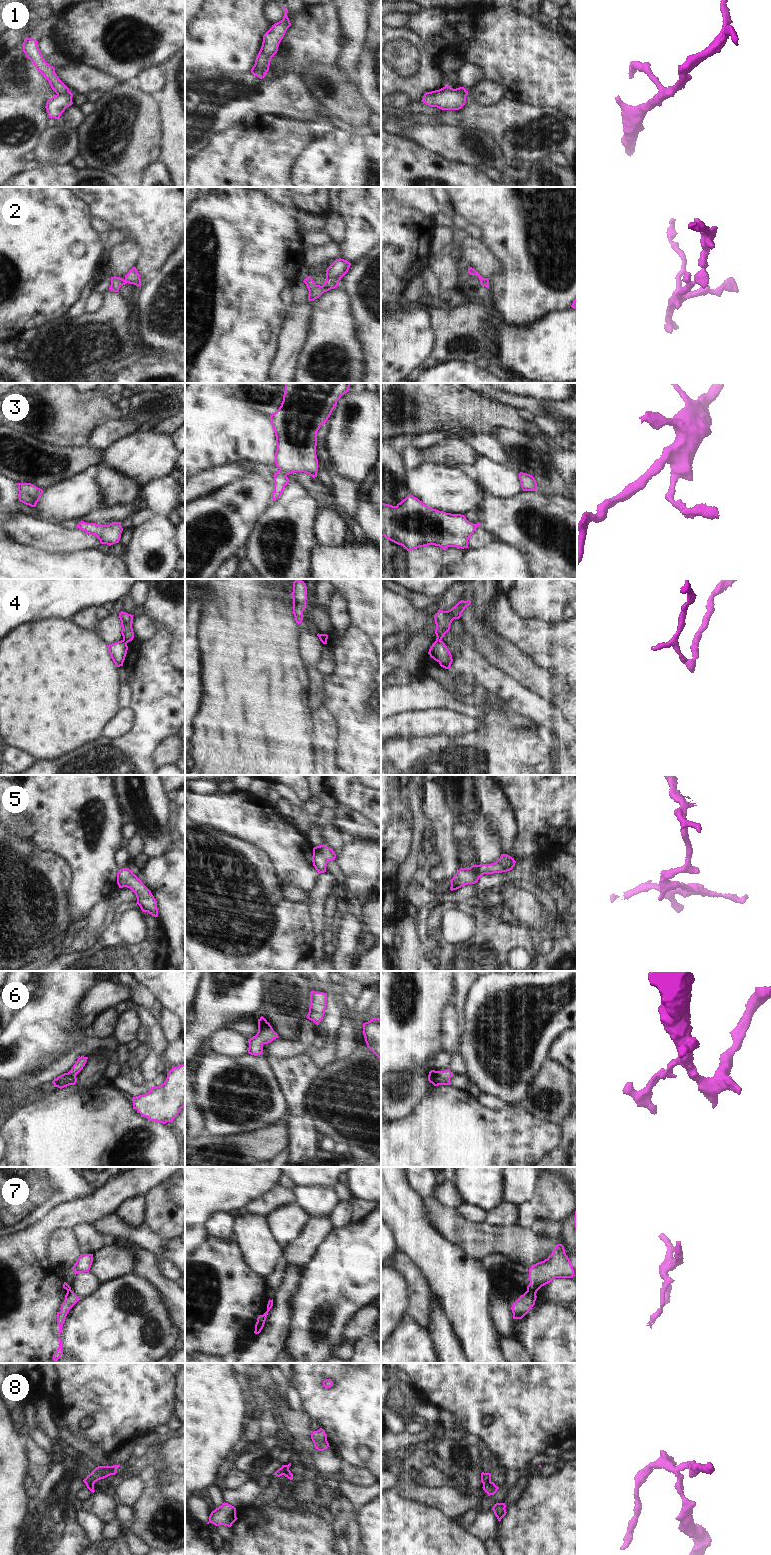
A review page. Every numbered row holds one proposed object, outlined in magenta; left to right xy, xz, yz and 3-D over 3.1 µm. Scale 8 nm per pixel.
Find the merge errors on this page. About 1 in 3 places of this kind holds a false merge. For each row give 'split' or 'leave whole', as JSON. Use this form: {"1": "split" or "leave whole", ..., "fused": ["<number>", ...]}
{"1": "split", "2": "leave whole", "3": "leave whole", "4": "split", "5": "leave whole", "6": "leave whole", "7": "split", "8": "split", "fused": ["1", "4", "7", "8"]}

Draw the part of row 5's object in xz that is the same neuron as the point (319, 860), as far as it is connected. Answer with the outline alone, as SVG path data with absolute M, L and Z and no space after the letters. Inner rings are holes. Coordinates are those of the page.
M319 845L313 848L312 862L318 874L326 872L327 863L335 860L335 858L336 854L333 849L325 845Z

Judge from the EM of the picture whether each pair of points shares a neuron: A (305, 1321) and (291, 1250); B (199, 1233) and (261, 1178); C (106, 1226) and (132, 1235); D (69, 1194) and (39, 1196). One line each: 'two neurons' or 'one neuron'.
A: two neurons
B: two neurons
C: one neuron
D: two neurons

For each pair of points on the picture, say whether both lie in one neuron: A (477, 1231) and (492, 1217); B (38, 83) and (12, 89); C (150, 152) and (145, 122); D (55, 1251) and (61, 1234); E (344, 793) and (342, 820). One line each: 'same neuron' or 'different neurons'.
A: different neurons
B: same neuron
C: same neuron
D: same neuron
E: different neurons

